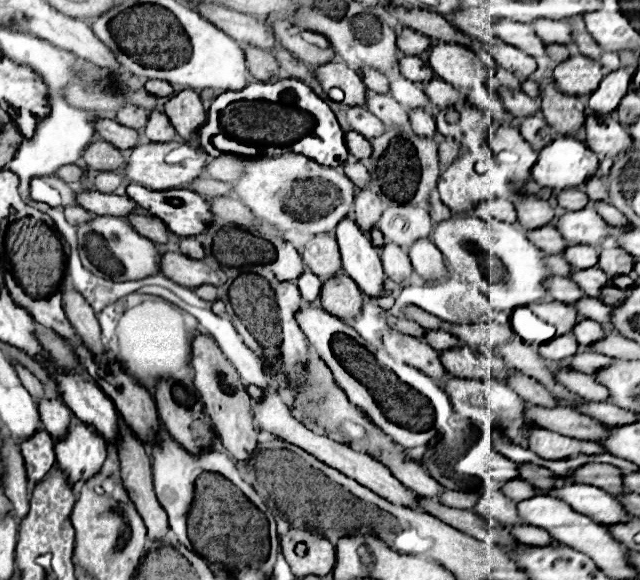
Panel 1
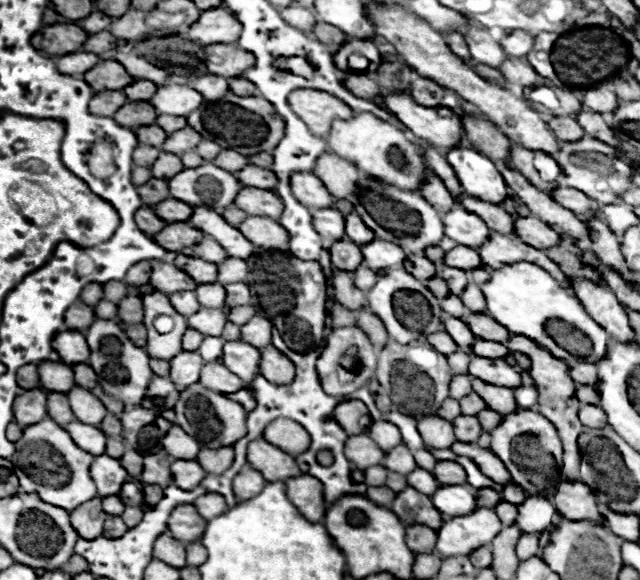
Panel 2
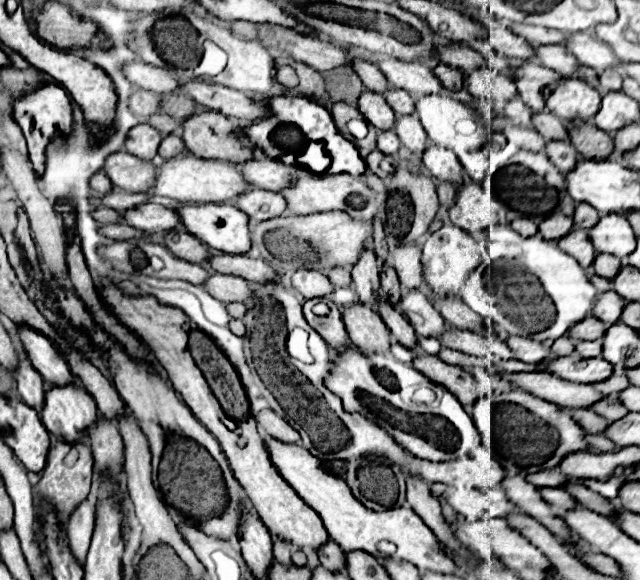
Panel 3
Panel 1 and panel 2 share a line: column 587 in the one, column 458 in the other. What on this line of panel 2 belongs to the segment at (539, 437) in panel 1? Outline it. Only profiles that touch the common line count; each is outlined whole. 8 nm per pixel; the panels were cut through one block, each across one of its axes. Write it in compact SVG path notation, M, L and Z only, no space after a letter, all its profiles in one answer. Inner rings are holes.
M456 440L454 444L456 444L456 446L450 448L450 450L456 452L456 454L460 454L460 456L472 458L472 460L480 466L482 474L486 474L488 478L492 478L492 480L498 482L498 484L510 482L510 474L508 474L506 466L500 462L500 458L496 458L496 454L492 454L490 450L480 448L480 446L476 446L476 444L466 444L466 442L458 442L458 440Z

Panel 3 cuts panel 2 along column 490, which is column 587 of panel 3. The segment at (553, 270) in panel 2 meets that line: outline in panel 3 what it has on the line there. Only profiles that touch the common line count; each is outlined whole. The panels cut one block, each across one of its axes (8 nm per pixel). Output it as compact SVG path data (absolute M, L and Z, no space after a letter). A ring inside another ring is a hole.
M582 228L572 230L568 236L558 240L558 246L566 254L574 256L582 268L590 268L594 264L592 260L596 256L596 250L594 250L594 246L590 246L590 236L586 234L586 230L582 230Z

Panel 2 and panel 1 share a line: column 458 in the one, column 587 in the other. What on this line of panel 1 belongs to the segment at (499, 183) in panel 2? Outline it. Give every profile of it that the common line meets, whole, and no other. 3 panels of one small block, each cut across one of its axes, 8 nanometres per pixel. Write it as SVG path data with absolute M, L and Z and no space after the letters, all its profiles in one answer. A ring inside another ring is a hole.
M556 138L540 150L538 162L532 168L532 178L552 190L578 188L598 172L596 154L576 138Z

